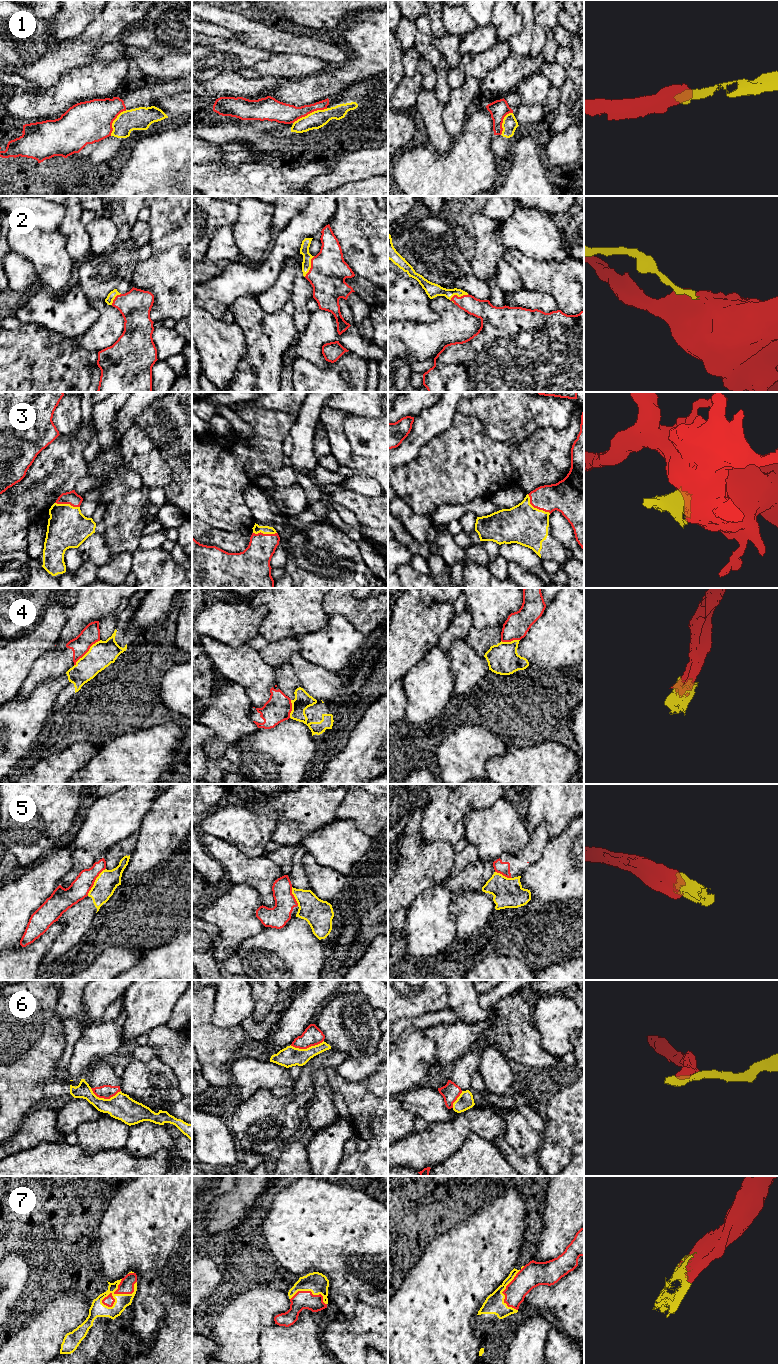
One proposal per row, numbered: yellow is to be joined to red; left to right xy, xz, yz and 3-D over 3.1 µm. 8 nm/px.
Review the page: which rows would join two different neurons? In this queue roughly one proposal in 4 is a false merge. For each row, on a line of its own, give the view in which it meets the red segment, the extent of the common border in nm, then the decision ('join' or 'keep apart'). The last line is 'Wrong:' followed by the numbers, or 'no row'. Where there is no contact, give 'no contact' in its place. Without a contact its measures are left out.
1: contact in xz; length 300 nm; keep apart
2: contact in yz; length 160 nm; join
3: contact in yz; length 240 nm; join
4: contact in xy; length 300 nm; keep apart
5: contact in xy; length 260 nm; keep apart
6: contact in xz; length 280 nm; keep apart
7: contact in xy; length 340 nm; join
Wrong: 1, 4, 5, 6

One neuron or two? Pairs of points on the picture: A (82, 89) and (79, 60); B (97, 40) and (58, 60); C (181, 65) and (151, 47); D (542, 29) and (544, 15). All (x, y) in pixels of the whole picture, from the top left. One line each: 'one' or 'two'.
A: two
B: one
C: one
D: one

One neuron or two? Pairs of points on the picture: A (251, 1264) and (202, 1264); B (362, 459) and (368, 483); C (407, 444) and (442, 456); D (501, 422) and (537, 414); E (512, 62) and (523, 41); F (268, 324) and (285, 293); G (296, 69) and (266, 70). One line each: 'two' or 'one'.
A: two
B: two
C: two
D: one
E: two
F: two
G: one

